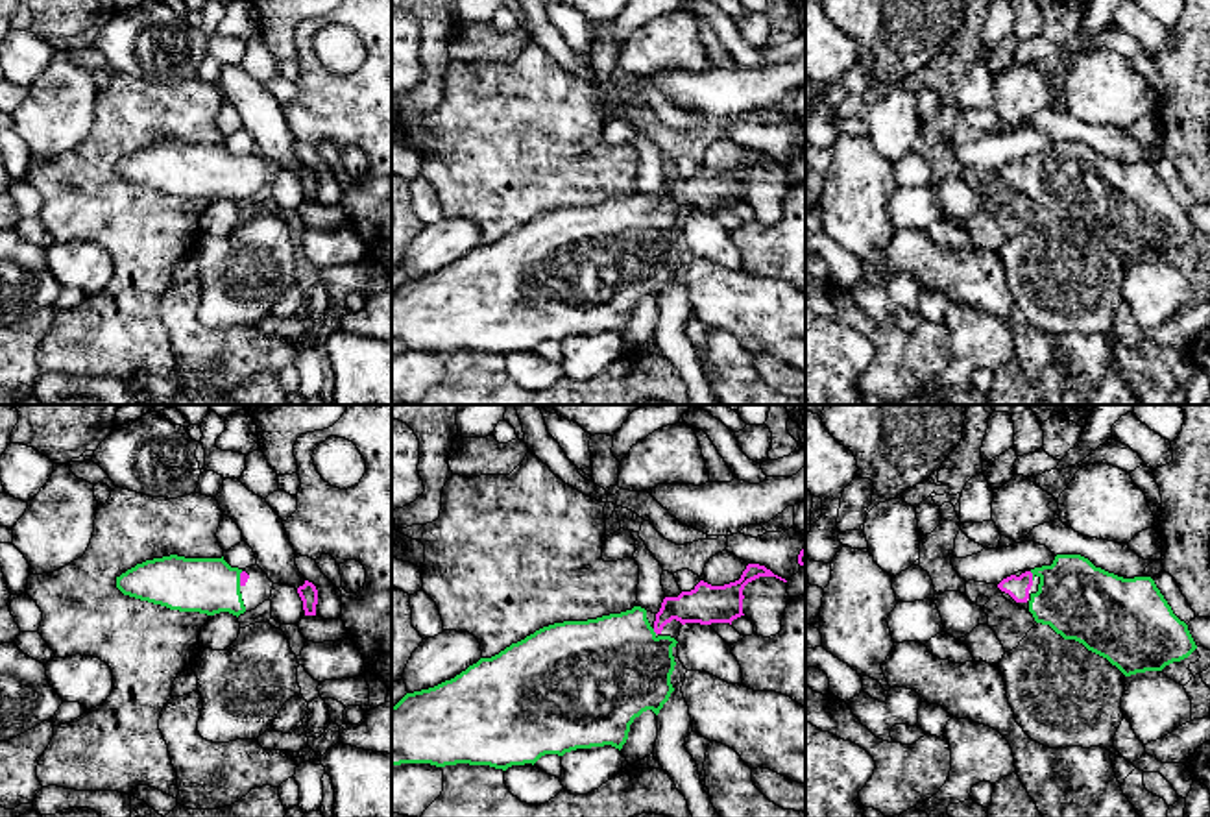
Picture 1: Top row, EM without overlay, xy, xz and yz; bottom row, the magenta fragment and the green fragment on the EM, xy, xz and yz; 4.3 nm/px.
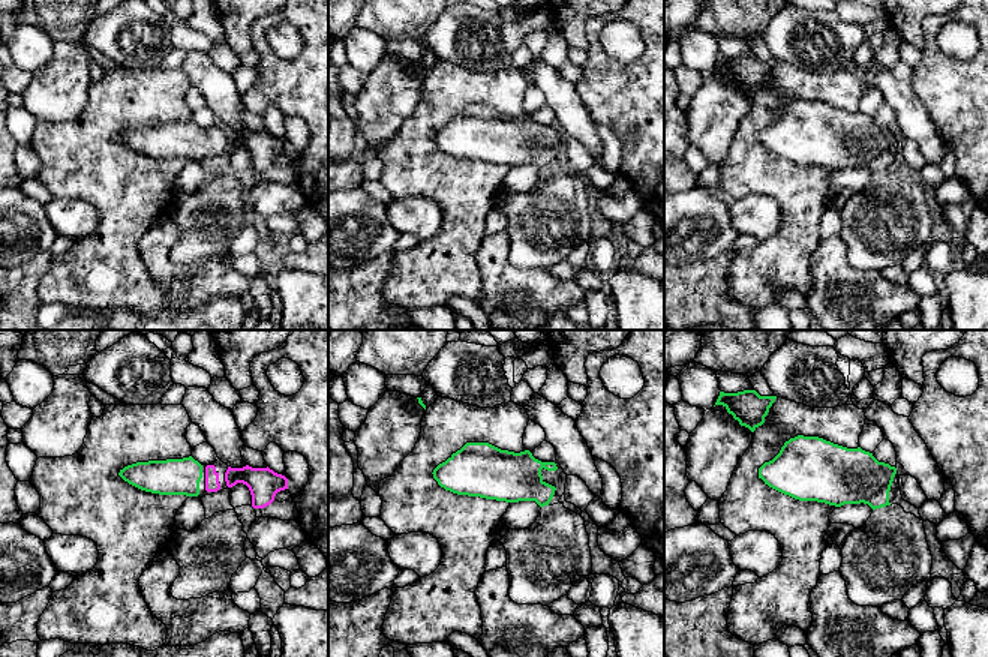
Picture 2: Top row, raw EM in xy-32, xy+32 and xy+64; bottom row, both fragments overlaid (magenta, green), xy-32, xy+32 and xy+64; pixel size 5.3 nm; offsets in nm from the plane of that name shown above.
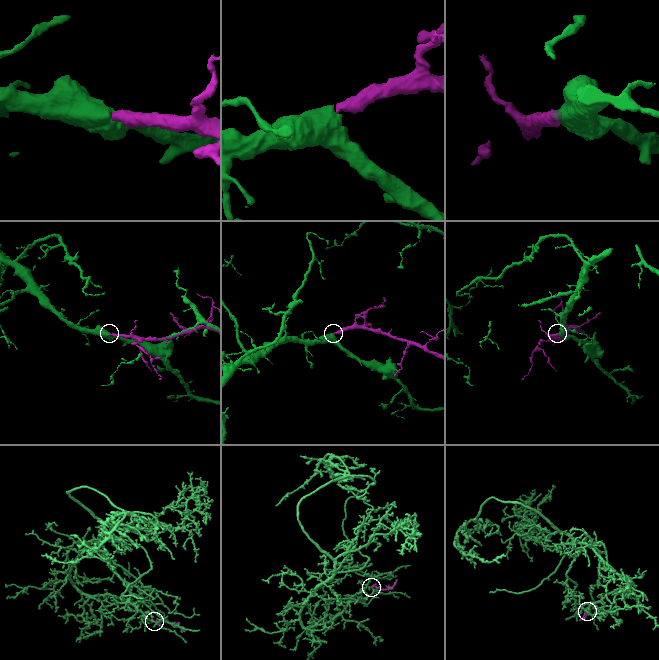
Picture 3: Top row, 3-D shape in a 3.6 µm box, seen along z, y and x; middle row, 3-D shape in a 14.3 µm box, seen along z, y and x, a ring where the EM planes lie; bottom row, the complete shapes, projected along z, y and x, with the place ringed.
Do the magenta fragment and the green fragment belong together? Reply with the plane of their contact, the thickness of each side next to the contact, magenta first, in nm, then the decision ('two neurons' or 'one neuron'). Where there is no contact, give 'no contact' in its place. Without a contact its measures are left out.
meets magenta in yz; 100 nm thick on the magenta side, 340 nm on the other; one neuron

